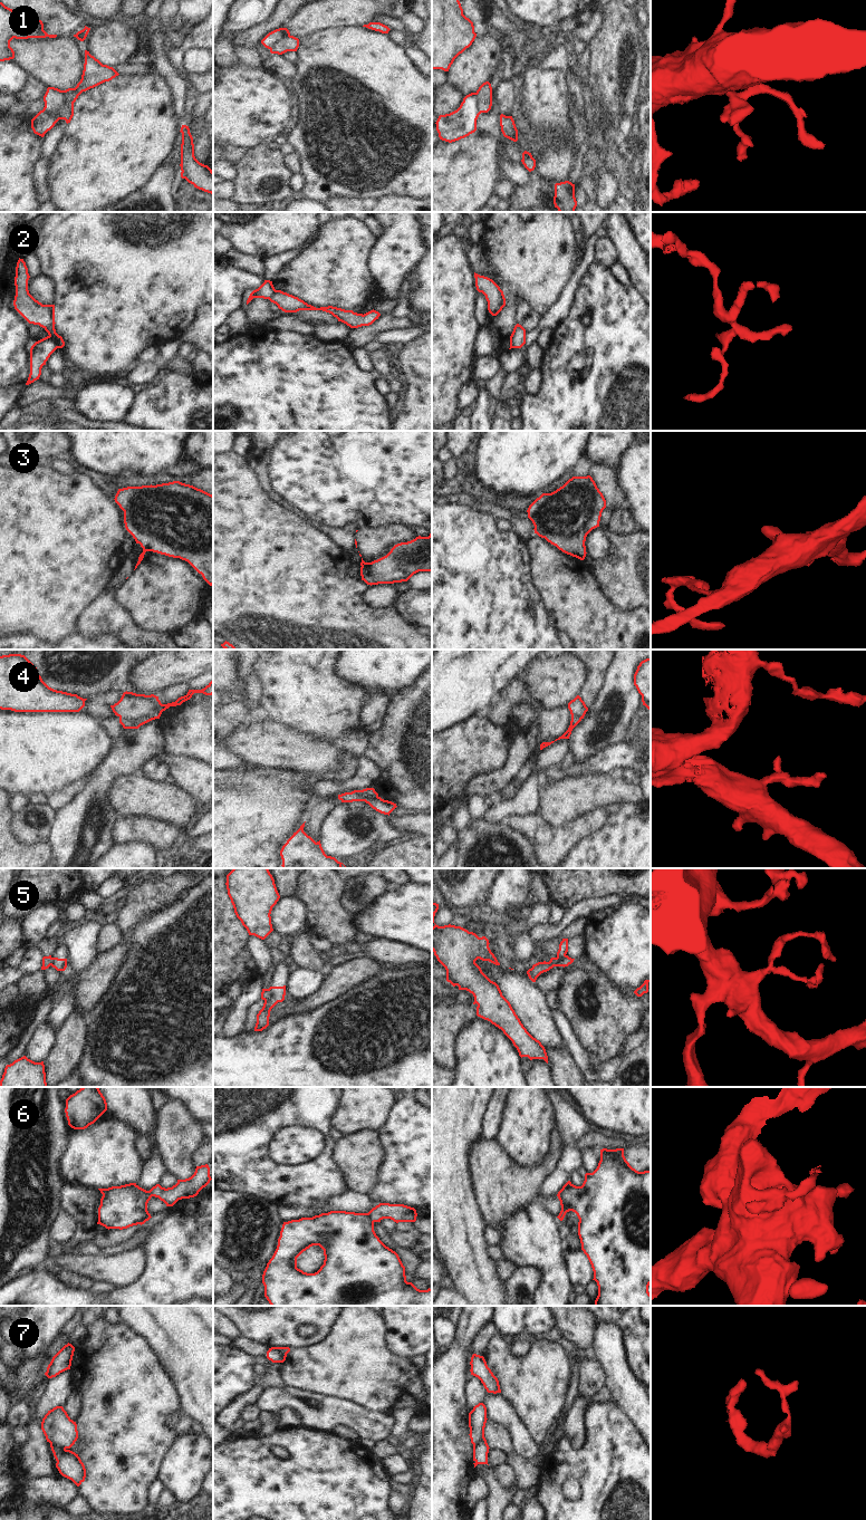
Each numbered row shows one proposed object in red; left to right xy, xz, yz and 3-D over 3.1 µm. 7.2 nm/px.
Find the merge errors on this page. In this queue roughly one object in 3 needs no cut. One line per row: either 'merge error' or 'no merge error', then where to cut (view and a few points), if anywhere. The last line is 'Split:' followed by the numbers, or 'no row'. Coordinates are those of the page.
1: merge error; cut in xy along (45, 106), (57, 113), (57, 121)
2: merge error; cut in xy along (48, 336), (58, 347)
3: merge error; cut in xz along (371, 564), (362, 566)
4: merge error; cut in xy along (119, 717), (150, 717), (152, 719)
5: merge error; cut in xz along (269, 988), (269, 997), (265, 1001)
6: merge error; cut in xz along (367, 1213), (373, 1223)
7: merge error; cut in xy along (50, 1443), (65, 1449)
Split: 1, 2, 3, 4, 5, 6, 7

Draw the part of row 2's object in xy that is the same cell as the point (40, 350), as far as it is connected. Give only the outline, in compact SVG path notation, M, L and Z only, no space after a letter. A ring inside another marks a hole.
M47 336L36 341L30 348L30 374L26 385L39 379L41 375L41 368L46 365L46 362L50 355L57 349L56 343L51 337Z

